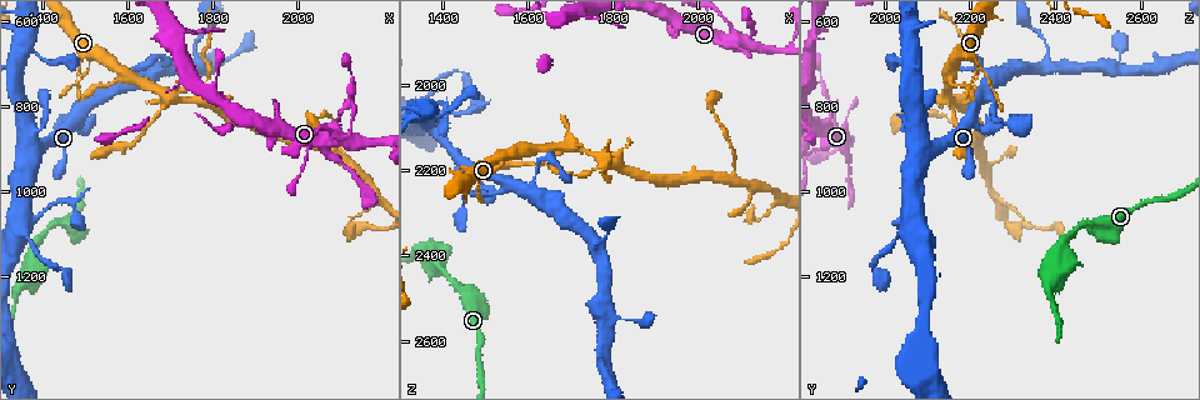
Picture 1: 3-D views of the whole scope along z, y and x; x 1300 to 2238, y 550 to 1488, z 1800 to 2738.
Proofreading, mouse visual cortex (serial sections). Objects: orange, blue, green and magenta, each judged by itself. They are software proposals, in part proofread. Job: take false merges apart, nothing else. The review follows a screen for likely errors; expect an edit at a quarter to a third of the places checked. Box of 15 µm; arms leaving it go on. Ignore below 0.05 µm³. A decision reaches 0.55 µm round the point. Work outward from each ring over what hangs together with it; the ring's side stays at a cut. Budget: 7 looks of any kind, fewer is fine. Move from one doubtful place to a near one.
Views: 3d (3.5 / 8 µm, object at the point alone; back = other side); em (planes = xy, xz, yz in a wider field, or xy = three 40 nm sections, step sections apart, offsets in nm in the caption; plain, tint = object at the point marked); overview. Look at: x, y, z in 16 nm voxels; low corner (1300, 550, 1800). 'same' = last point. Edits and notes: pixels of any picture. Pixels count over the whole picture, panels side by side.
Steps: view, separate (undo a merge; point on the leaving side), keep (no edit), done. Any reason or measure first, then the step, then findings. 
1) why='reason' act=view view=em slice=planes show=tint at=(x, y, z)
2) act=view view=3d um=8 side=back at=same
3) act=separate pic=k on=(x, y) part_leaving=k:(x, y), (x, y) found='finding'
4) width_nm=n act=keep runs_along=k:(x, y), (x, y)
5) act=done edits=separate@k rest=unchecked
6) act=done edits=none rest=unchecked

why='calibre changes' act=view view=3d um=3.5 at=(1695, 775, 2140)

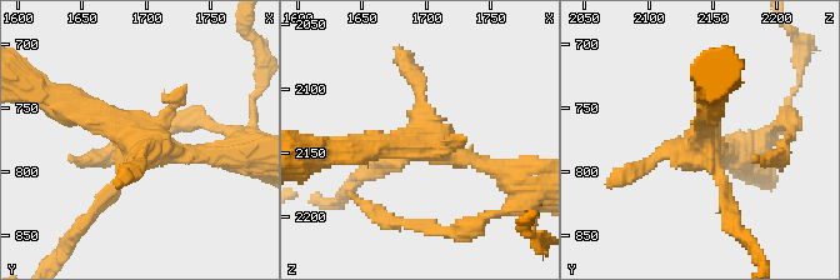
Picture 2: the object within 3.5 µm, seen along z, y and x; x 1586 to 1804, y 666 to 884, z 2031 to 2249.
why='now the EM' act=view view=em slice=xy step=2 show=tint at=(1696, 780, 2144)

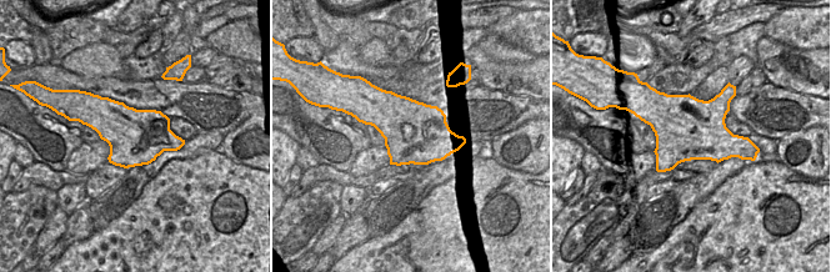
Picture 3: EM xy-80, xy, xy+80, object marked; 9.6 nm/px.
width_nm=600 act=keep runs_along=2:(66, 106), (139, 145), (215, 153) found='all the same cell'

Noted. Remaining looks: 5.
why='thin neck' act=view view=3d um=3.5 at=(1785, 725, 2210)

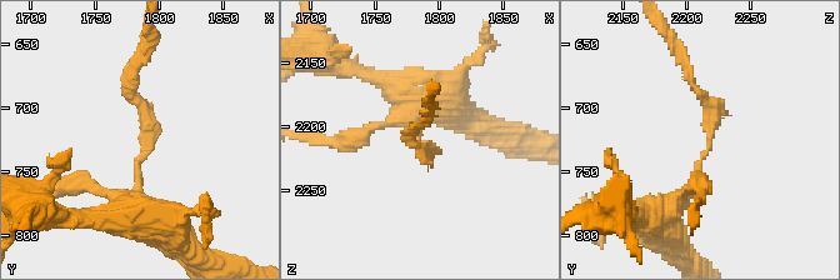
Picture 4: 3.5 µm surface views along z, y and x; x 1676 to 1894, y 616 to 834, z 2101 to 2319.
act=view view=em slice=xy step=2 show=tint at=(1788, 726, 2216)

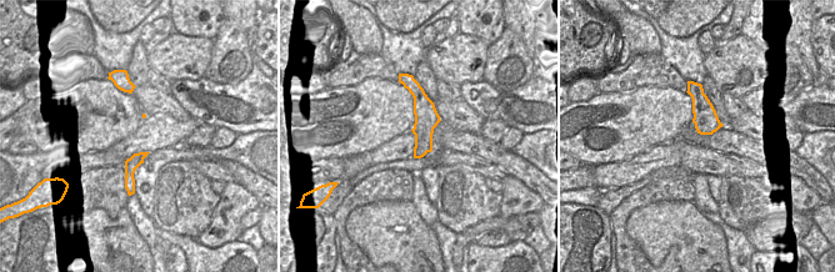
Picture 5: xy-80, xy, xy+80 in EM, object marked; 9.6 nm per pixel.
act=separate pic=4 on=(144, 124) border=5:(134, 171), (126, 175) found='two cells meet here'

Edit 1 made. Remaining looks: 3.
act=view view=3d um=3.5 at=(1765, 705, 2380)

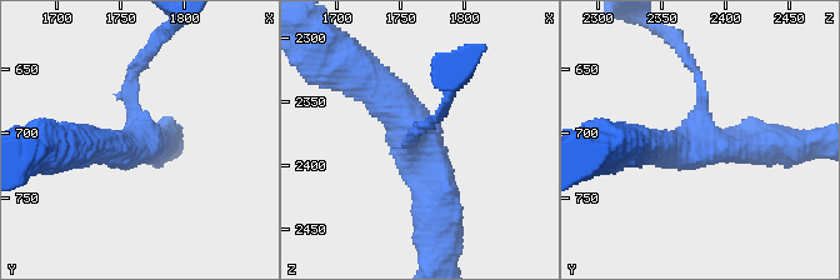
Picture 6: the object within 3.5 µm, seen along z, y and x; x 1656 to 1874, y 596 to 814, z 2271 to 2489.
arms=3 arm_widths_nm=150,400,450 why='now the EM' act=view view=em slice=xy step=5 show=tint at=(1760, 712, 2380)

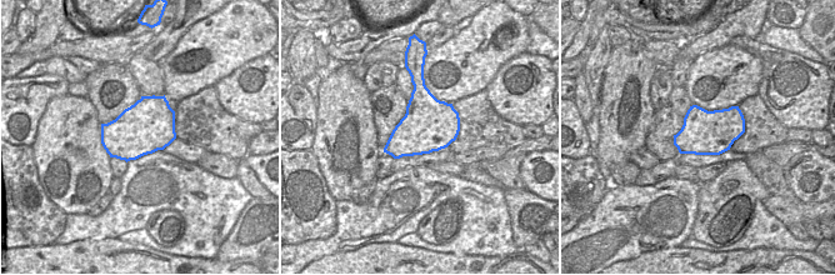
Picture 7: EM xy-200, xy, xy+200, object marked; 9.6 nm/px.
act=view view=em slice=xy step=2 show=tint at=same

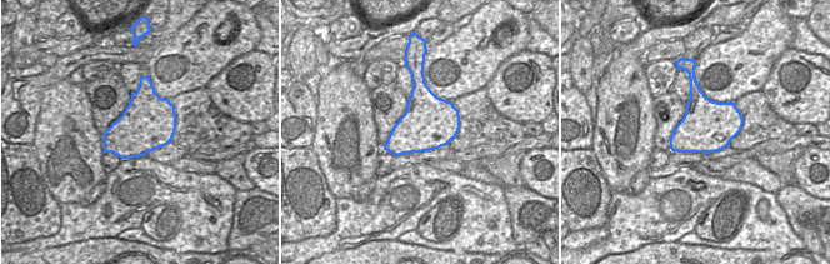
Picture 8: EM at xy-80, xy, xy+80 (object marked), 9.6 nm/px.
act=keep found='all the same cell'

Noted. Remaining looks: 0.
act=done edits=separate@4 rest=unchecked

